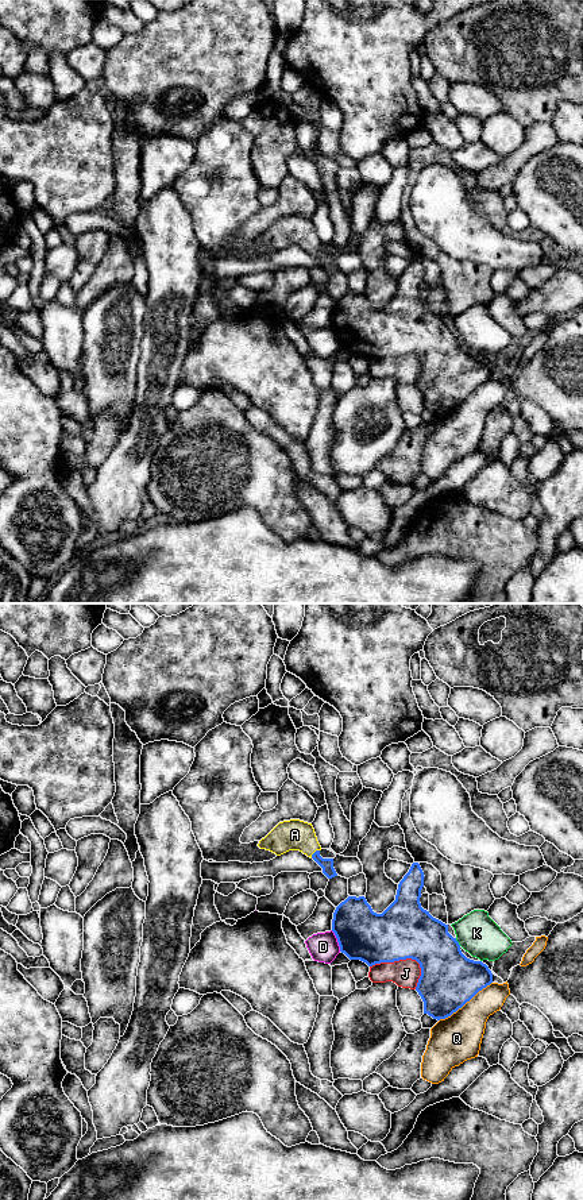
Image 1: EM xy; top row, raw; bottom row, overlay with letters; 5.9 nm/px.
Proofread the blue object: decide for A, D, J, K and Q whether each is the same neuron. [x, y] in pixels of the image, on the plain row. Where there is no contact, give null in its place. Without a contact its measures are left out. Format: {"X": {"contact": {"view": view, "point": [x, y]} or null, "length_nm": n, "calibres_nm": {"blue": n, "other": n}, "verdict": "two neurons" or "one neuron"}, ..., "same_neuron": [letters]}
{"A": {"contact": {"view": "xy", "point": [313, 249]}, "length_nm": 80, "calibres_nm": {"blue": 80, "other": 190}, "verdict": "one neuron"}, "D": {"contact": {"view": "xy", "point": [338, 336]}, "length_nm": 140, "calibres_nm": {"blue": 300, "other": 180}, "verdict": "two neurons"}, "J": {"contact": {"view": "xy", "point": [400, 354]}, "length_nm": 320, "calibres_nm": {"blue": 340, "other": 170}, "verdict": "two neurons"}, "K": {"contact": {"view": "xy", "point": [458, 338]}, "length_nm": 60, "calibres_nm": {"blue": 340, "other": 240}, "verdict": "two neurons"}, "Q": {"contact": {"view": "xy", "point": [464, 398]}, "length_nm": 400, "calibres_nm": {"blue": 340, "other": 280}, "verdict": "two neurons"}, "same_neuron": ["A"]}

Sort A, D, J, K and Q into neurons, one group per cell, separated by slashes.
A / D / J / K / Q

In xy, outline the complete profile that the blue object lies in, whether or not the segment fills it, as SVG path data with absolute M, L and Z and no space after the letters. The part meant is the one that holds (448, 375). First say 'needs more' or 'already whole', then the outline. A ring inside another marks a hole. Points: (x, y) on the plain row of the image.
already whole | M413 258L398 279L395 296L382 309L374 308L364 292L348 292L333 308L332 327L341 348L368 362L406 354L416 355L421 363L416 386L424 397L424 409L440 416L451 412L490 381L493 369L482 356L467 354L456 333L448 328L448 320L421 302L424 273L420 259Z

